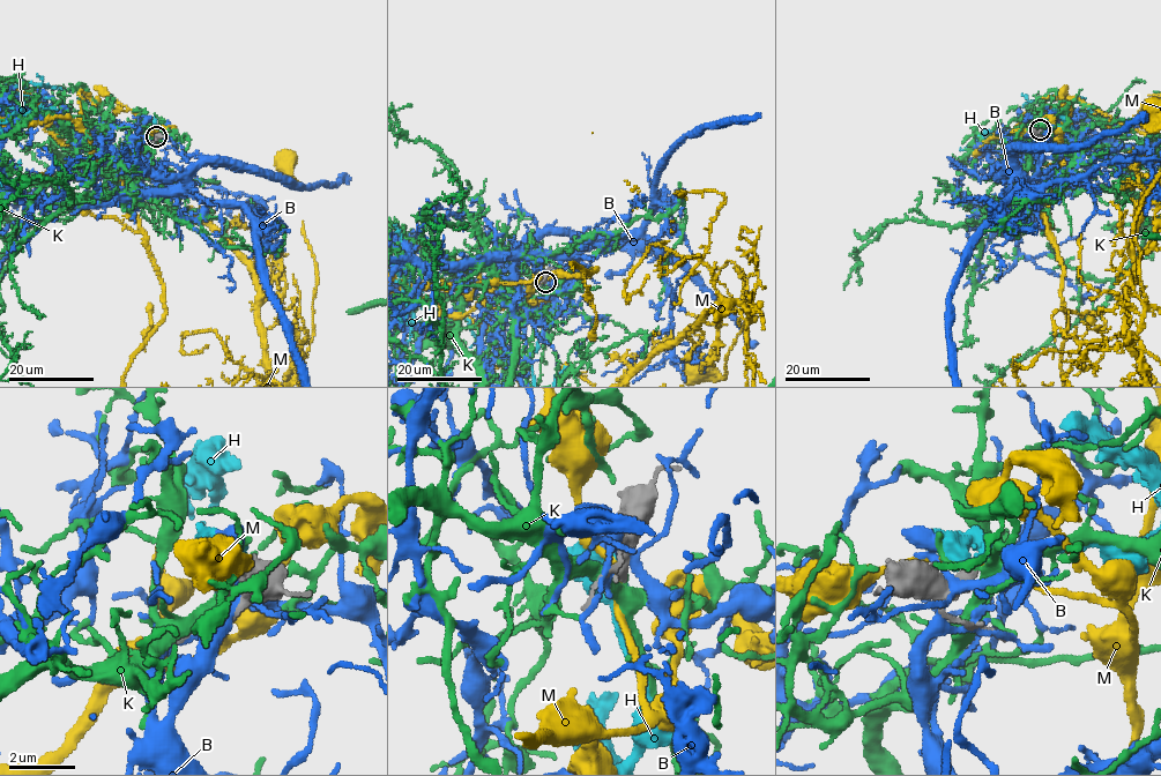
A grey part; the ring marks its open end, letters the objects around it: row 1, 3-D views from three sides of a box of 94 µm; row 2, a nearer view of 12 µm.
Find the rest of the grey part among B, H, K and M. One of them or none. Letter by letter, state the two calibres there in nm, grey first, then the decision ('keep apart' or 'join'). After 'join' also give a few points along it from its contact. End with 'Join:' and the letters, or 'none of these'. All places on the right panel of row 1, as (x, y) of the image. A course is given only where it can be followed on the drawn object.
B: 420 nm thick on the grey side, 280 nm on the other; keep apart
H: 320 nm thick on the grey side, 550 nm on the other; keep apart
K: 340 nm thick on the grey side, 240 nm on the other; join
M: 320 nm thick on the grey side, 240 nm on the other; keep apart
Join: K

